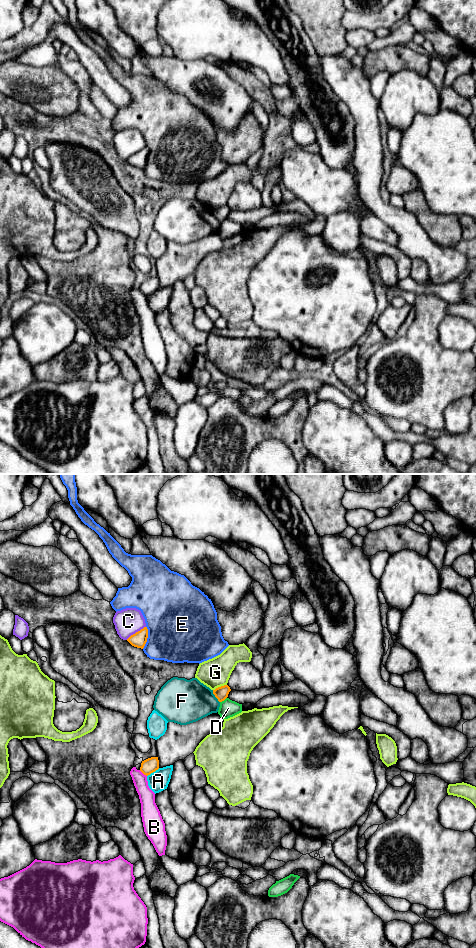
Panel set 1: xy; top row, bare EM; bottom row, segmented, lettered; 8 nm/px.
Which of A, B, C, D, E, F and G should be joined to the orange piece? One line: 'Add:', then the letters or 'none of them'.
Add: none of them

